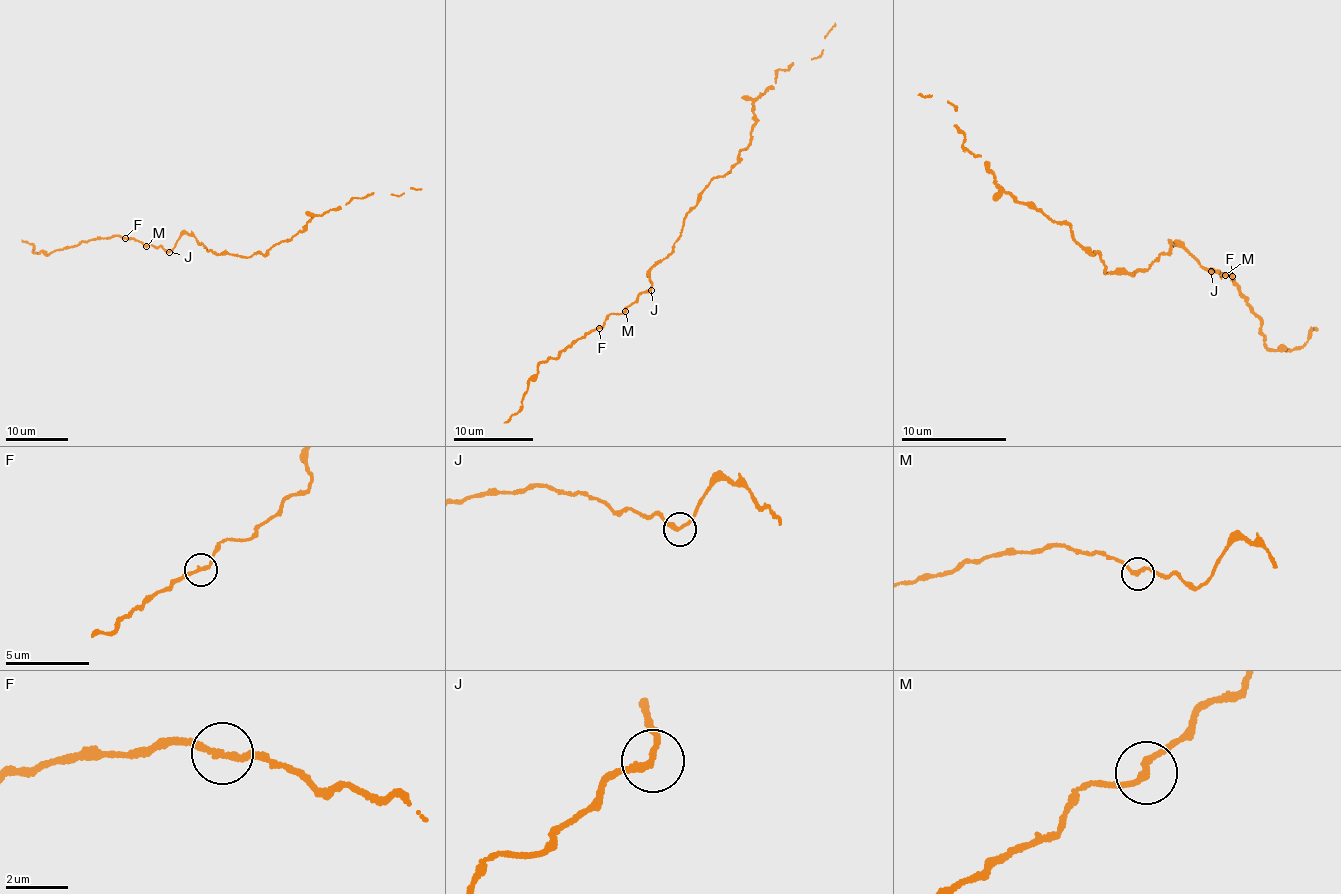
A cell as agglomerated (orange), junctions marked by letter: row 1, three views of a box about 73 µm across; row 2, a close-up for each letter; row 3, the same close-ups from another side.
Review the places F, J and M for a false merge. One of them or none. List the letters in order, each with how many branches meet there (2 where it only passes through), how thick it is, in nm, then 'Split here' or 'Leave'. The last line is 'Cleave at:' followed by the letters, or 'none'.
F: Branches: 2. Thickness 190 nm. Leave
J: Branches: 2. Thickness 200 nm. Leave
M: Branches: 2. Thickness 200 nm. Leave
Cleave at: none

